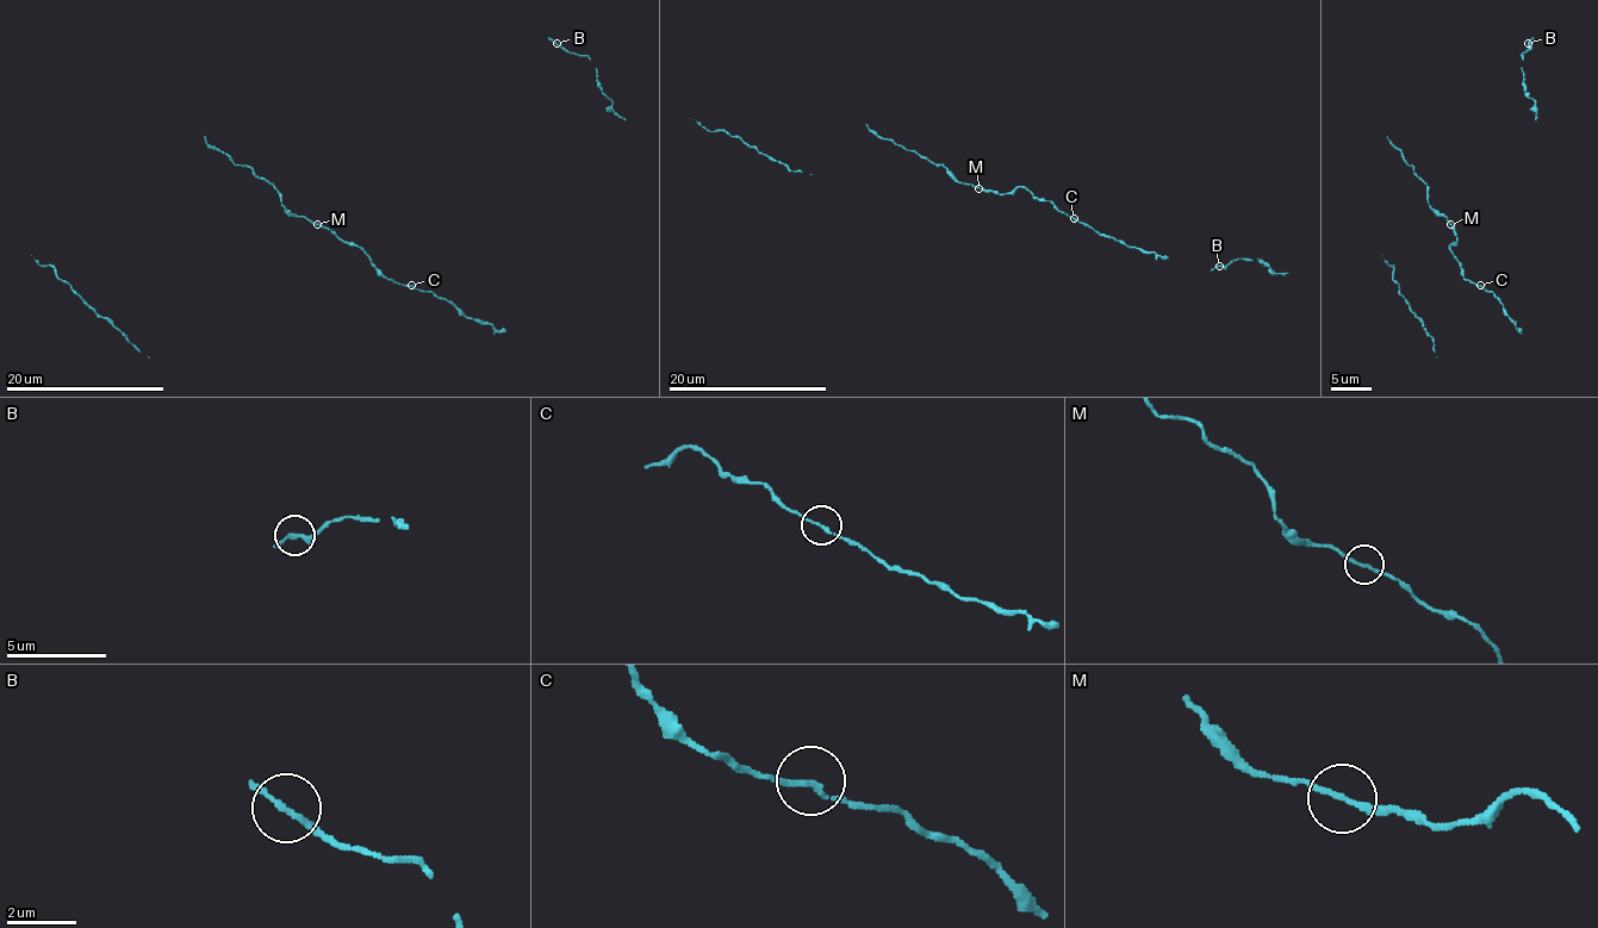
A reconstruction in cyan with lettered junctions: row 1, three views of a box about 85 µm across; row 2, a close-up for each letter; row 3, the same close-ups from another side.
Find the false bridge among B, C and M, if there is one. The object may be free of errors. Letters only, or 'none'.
none

